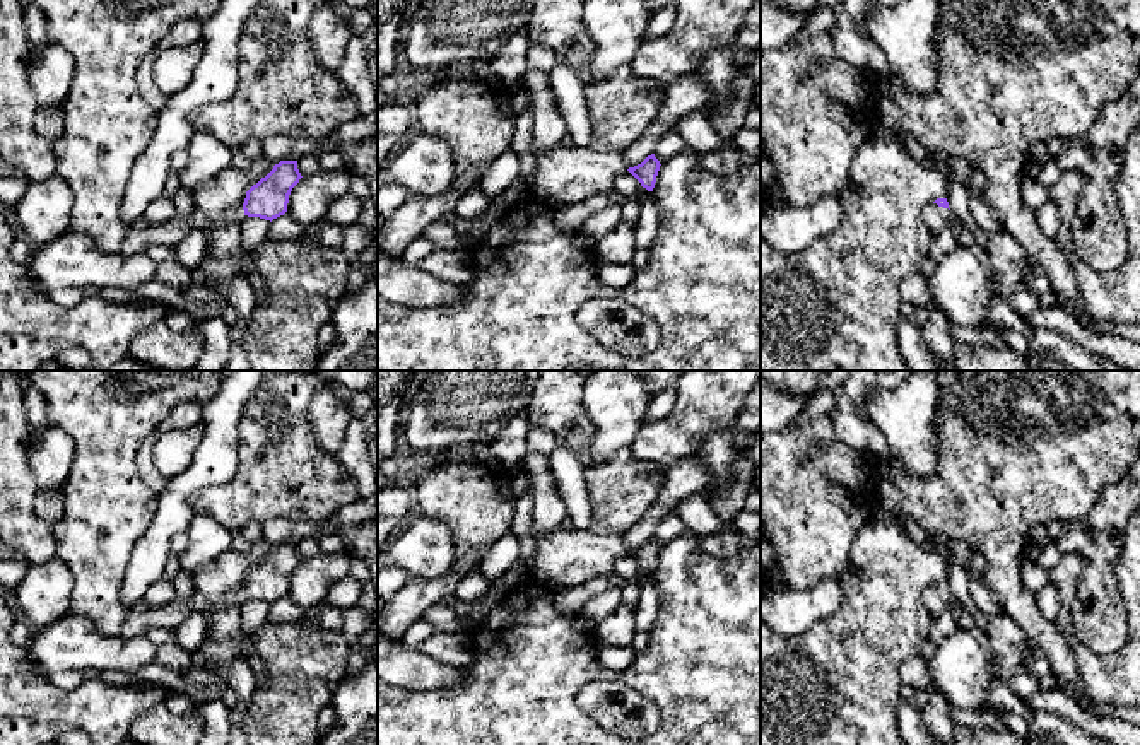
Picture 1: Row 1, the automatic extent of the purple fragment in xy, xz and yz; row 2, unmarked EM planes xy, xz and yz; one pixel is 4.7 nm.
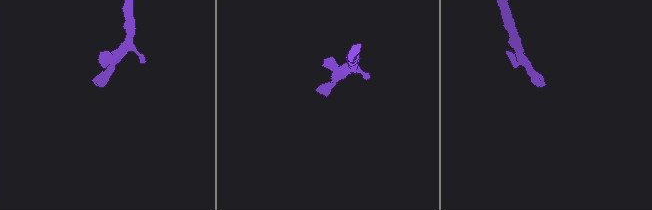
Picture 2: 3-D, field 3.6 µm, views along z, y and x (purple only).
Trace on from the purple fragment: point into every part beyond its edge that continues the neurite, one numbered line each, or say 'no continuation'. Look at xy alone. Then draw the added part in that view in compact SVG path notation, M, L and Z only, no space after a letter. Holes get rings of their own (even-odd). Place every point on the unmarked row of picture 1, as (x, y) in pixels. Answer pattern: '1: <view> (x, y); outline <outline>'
no continuation

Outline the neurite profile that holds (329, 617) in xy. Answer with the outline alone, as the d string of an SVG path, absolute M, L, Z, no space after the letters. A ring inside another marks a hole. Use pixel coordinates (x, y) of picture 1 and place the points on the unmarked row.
M321 601L314 607L306 608L306 612L313 613L320 625L328 631L344 631L344 612Z

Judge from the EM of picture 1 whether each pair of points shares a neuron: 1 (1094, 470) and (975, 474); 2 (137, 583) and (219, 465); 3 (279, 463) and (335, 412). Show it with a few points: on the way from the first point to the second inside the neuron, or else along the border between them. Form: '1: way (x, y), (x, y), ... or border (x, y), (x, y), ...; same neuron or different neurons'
1: way (1063, 460), (1004, 460); same neuron
2: way (152, 551), (173, 515), (175, 499), (187, 487); same neuron
3: border (315, 392), (308, 424), (317, 441), (334, 455); different neurons

